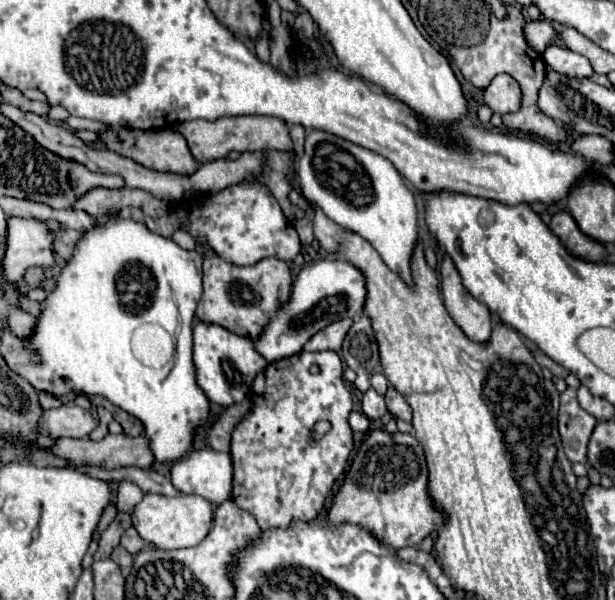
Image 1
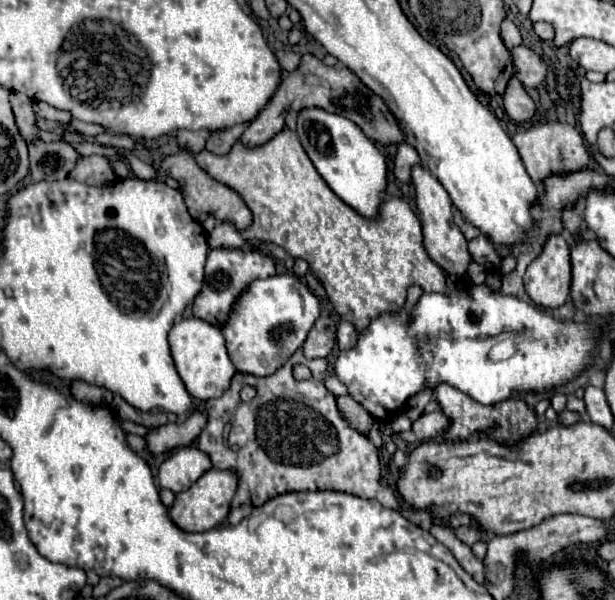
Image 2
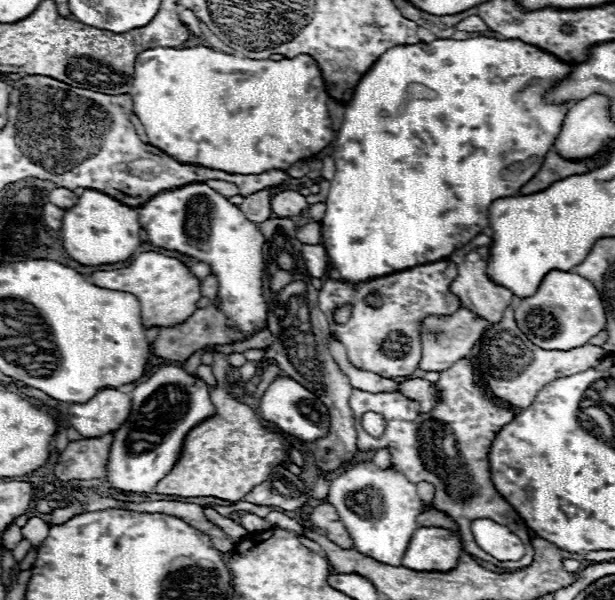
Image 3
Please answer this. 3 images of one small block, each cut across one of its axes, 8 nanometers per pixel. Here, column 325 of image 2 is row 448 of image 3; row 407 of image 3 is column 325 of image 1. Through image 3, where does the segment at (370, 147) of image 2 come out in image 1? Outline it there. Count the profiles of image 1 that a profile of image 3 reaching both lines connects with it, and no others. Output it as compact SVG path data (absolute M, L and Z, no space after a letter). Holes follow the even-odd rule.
M312 130L306 136L304 156L298 160L298 184L310 204L322 208L336 224L366 238L388 268L396 272L406 286L414 286L410 272L412 252L418 240L414 192L404 184L388 158L324 130Z

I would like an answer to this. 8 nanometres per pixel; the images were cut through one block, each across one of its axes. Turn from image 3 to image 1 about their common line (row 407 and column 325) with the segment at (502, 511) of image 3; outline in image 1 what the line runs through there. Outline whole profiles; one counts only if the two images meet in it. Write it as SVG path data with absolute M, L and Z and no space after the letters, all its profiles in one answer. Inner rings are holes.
M302 350L302 352L298 352L298 354L290 356L290 358L272 362L272 364L268 364L268 368L266 368L264 372L260 372L260 376L256 376L254 386L252 386L252 392L250 392L250 398L252 398L252 402L254 402L254 410L252 410L248 416L244 416L244 420L236 426L236 430L234 430L234 434L232 434L232 448L230 448L232 462L234 462L232 500L234 500L242 510L250 512L250 514L256 518L256 522L260 524L262 530L270 530L270 528L288 528L294 520L304 520L304 522L314 520L318 514L324 512L326 496L330 494L330 490L332 490L332 486L336 484L336 480L342 476L342 472L344 472L344 468L346 468L346 462L348 462L348 458L350 458L350 452L354 450L354 438L352 438L352 430L350 430L350 426L348 426L348 414L350 414L350 410L352 410L352 396L350 396L350 392L346 390L344 380L342 380L342 360L340 360L340 356L338 356L336 352L332 352L332 350L322 350L322 352L304 352L304 350ZM312 364L316 364L316 366L320 368L318 374L310 374L308 368L310 368ZM318 420L328 420L328 422L332 424L332 428L328 430L328 434L326 434L320 442L312 442L312 440L310 440L310 430L312 430L314 422L318 422Z

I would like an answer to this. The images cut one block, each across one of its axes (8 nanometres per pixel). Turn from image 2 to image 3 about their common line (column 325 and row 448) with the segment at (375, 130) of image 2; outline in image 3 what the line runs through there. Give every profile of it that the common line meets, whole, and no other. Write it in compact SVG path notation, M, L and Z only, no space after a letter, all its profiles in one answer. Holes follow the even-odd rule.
M104 434L98 438L70 442L56 464L54 474L58 478L64 476L64 480L102 480L112 440L112 434ZM62 466L66 466L66 474L62 474Z

